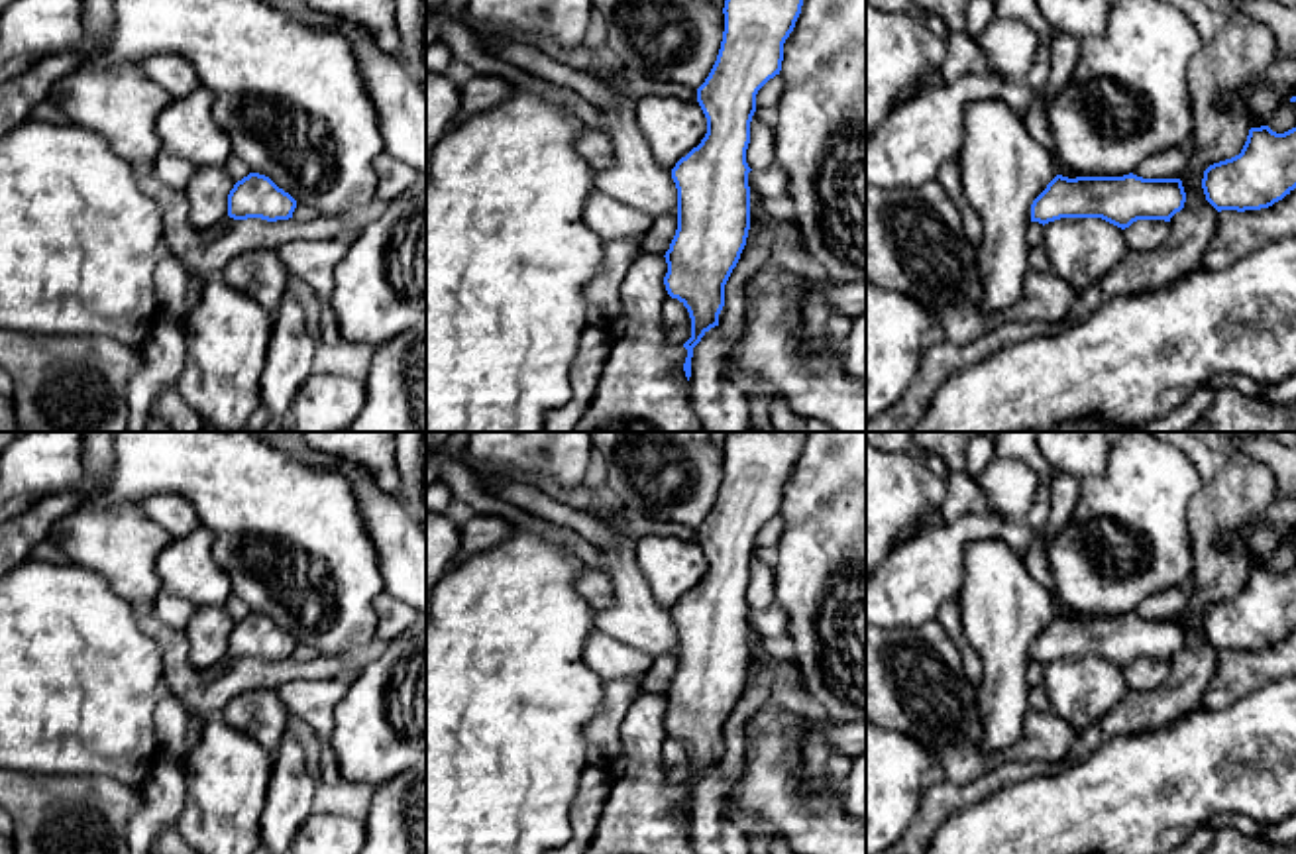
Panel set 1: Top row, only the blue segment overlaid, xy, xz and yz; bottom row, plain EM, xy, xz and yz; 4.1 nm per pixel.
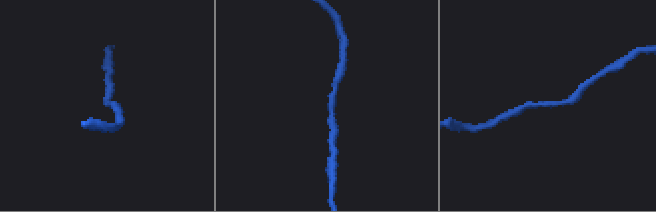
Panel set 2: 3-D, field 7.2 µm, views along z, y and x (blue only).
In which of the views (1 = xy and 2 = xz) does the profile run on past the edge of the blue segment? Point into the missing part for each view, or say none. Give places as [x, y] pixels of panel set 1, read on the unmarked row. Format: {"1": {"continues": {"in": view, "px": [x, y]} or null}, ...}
{"1": {"continues": null}, "2": {"continues": null}}

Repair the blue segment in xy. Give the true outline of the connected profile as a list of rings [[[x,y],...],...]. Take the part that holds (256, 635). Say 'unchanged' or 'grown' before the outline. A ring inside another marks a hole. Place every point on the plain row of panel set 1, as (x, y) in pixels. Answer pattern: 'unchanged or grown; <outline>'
unchanged; [[[249,613],[228,634],[228,656],[234,660],[261,658],[267,662],[289,660],[297,640],[269,616]]]

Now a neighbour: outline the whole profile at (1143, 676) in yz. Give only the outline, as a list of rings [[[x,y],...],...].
[[[1137,660],[1123,673],[1129,691],[1149,693],[1166,681],[1168,666],[1164,660]]]

